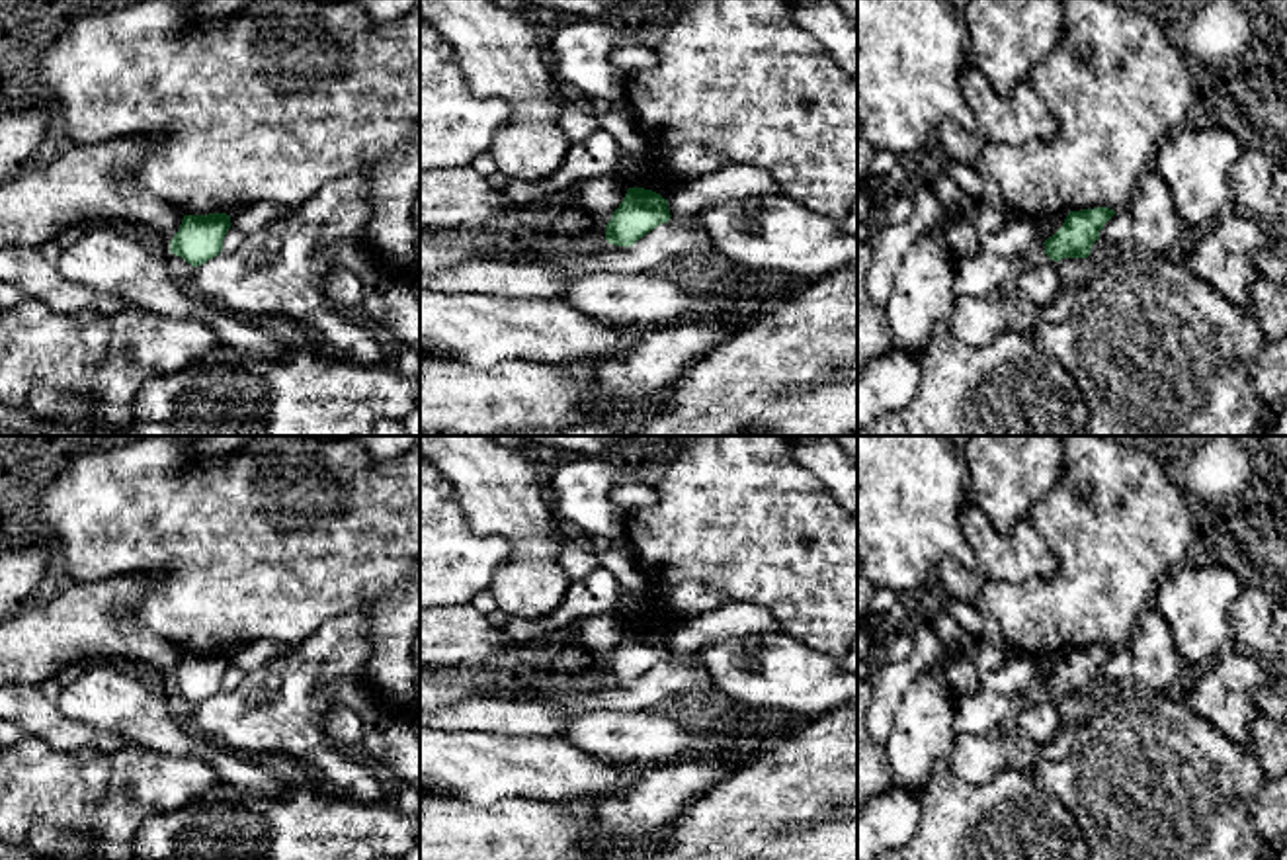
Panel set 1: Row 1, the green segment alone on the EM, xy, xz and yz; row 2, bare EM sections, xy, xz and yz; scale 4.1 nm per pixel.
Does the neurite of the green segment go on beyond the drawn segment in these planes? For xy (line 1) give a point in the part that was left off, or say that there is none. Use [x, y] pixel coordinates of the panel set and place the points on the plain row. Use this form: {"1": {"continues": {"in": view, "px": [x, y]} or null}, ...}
{"1": {"continues": null}}

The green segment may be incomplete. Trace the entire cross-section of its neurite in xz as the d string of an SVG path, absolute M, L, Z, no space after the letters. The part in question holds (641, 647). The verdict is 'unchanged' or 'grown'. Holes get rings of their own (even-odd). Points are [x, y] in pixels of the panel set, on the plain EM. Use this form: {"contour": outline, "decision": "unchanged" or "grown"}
{"contour": "M629 625L605 663L605 678L615 684L633 684L646 670L670 659L668 639L644 625Z", "decision": "unchanged"}

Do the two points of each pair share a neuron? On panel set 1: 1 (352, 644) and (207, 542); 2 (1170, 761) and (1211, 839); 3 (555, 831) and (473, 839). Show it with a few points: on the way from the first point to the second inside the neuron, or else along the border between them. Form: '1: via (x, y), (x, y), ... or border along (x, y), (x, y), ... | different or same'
1: border along (370, 618), (360, 612), (338, 614), (288, 645) | different
2: via (1170, 780), (1170, 798), (1192, 819) | same
3: via (536, 833), (510, 833), (493, 839) | same

